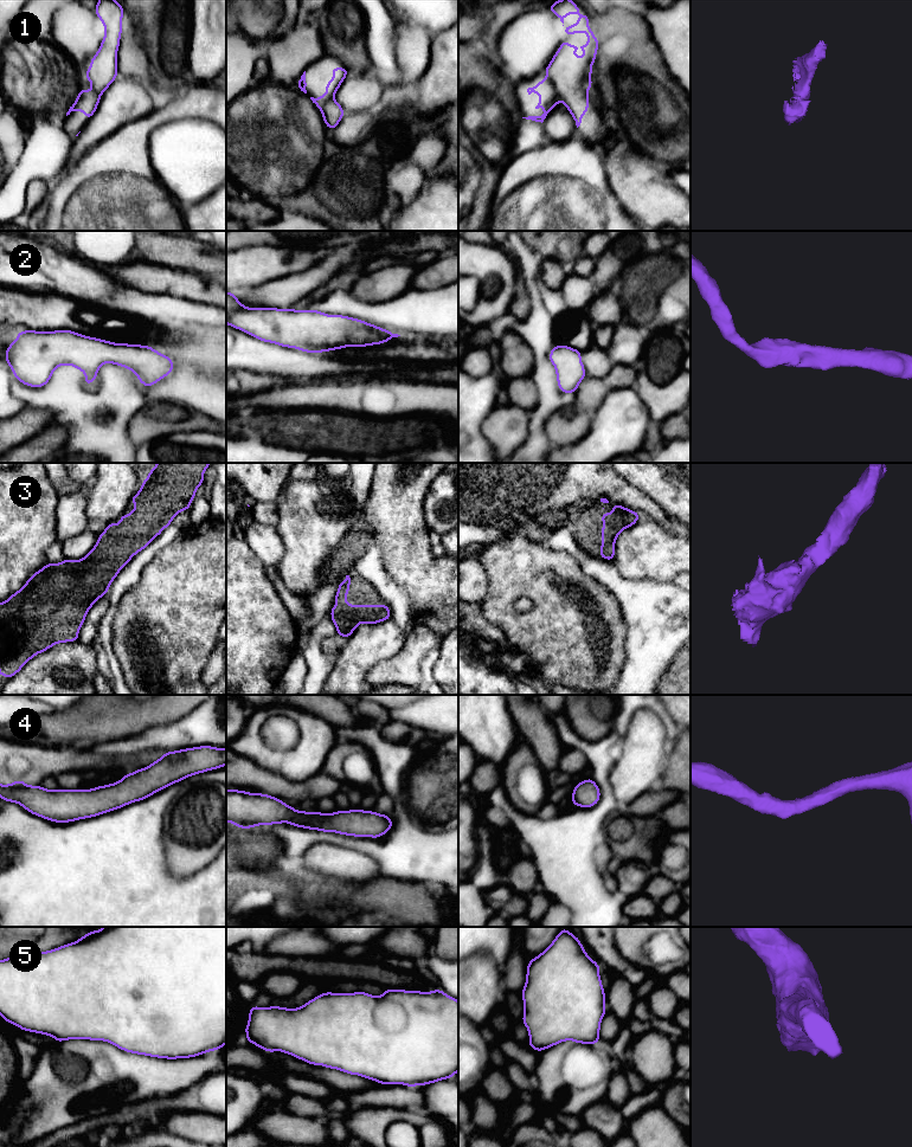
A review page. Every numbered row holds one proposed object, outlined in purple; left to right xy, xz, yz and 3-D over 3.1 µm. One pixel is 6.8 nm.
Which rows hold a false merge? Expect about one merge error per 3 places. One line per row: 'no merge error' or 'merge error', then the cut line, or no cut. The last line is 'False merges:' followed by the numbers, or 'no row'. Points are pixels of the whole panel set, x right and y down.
1: merge error; cut in yz along (547, 76), (562, 100)
2: no merge error; no cut
3: no merge error; no cut
4: no merge error; no cut
5: no merge error; no cut
False merges: 1

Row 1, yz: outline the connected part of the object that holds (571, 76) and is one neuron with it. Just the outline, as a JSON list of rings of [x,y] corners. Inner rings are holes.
[[[554,0],[547,7],[564,24],[567,14],[579,14],[579,20],[570,27],[564,26],[565,37],[584,32],[587,34],[586,45],[570,45],[566,39],[561,43],[551,63],[545,69],[545,73],[551,79],[565,107],[572,115],[577,128],[582,123],[582,117],[589,110],[587,90],[592,88],[592,71],[599,41],[595,32],[589,28],[590,18],[580,13],[580,8],[572,0]]]

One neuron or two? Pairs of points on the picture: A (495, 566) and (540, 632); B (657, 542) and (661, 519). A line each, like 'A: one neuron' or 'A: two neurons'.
A: one neuron
B: two neurons

